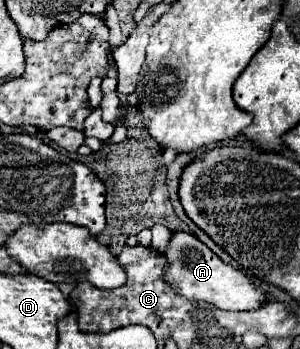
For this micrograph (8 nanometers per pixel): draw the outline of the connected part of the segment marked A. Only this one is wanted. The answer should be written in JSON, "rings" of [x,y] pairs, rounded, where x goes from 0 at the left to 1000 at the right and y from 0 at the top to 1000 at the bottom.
{"rings":[[[580,668],[560,713],[547,719],[560,736],[560,759],[547,765],[547,805],[587,828],[587,840],[613,845],[620,857],[687,862],[727,885],[753,891],[827,891],[860,885],[893,862],[893,845],[873,822],[847,817],[820,782],[780,771],[773,759],[747,754],[713,719],[700,719],[673,691],[627,668]]]}

